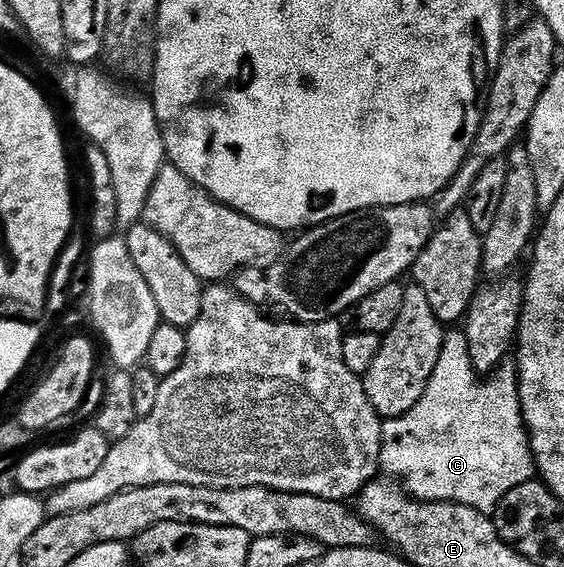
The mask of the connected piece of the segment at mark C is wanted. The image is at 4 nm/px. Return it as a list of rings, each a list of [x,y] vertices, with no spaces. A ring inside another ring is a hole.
[[[461,352],[441,354],[430,380],[426,384],[426,392],[422,392],[422,400],[414,404],[414,408],[407,410],[402,416],[389,418],[383,423],[384,435],[382,436],[382,452],[380,453],[380,469],[389,479],[395,480],[403,489],[407,490],[414,498],[422,502],[457,502],[463,506],[475,503],[476,494],[472,490],[481,490],[484,494],[496,494],[497,499],[507,496],[512,490],[512,414],[514,418],[514,358],[511,353],[499,355],[500,370],[496,370],[488,379],[480,378],[476,371],[478,359],[473,354]]]

